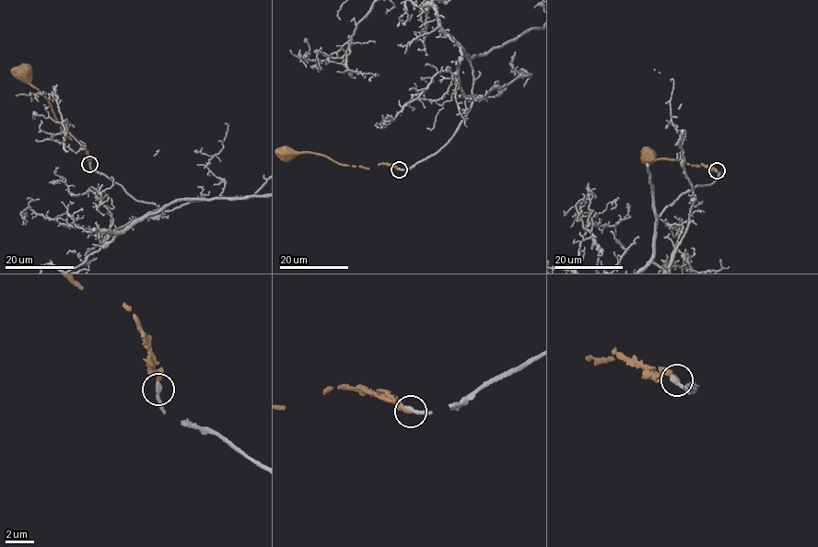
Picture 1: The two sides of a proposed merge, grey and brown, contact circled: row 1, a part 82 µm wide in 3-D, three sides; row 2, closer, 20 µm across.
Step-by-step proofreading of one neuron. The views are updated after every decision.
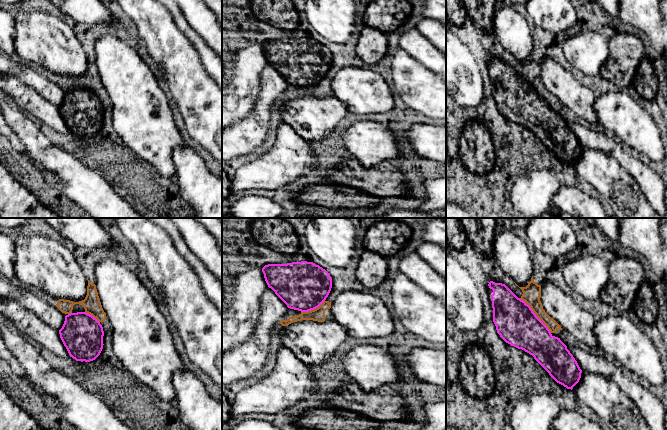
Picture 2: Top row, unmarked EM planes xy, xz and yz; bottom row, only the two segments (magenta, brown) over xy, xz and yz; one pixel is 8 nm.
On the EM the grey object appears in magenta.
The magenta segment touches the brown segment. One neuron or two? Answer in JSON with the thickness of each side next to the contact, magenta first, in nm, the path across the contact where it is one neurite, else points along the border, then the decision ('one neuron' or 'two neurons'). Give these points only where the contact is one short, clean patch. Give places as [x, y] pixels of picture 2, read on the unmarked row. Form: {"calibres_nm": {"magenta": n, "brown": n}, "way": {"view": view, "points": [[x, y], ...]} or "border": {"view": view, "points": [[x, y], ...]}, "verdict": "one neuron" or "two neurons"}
{"calibres_nm": {"magenta": 340, "brown": 150}, "verdict": "one neuron"}

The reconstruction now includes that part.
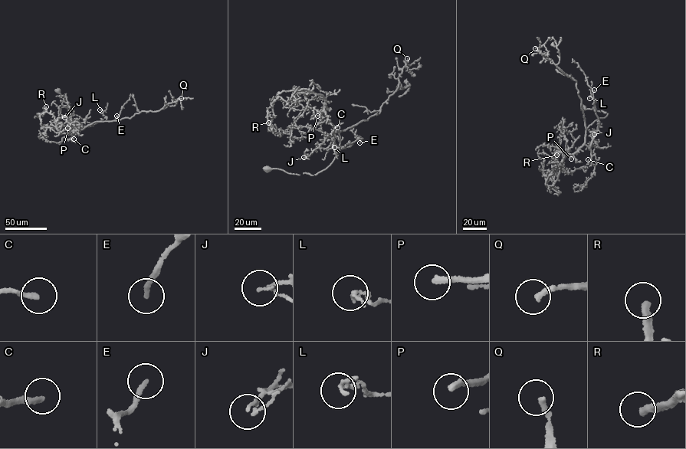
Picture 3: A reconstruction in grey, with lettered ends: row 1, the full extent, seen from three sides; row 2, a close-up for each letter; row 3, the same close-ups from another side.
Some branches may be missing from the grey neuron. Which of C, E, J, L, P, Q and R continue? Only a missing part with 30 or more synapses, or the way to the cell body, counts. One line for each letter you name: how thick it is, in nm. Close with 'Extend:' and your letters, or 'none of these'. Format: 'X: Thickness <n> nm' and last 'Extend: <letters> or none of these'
P: Thickness 240 nm
Q: Thickness 240 nm
R: Thickness 320 nm
Extend: P, Q, R

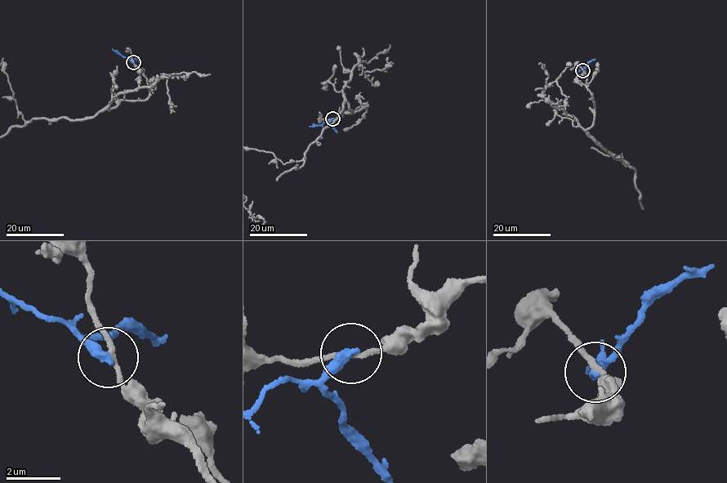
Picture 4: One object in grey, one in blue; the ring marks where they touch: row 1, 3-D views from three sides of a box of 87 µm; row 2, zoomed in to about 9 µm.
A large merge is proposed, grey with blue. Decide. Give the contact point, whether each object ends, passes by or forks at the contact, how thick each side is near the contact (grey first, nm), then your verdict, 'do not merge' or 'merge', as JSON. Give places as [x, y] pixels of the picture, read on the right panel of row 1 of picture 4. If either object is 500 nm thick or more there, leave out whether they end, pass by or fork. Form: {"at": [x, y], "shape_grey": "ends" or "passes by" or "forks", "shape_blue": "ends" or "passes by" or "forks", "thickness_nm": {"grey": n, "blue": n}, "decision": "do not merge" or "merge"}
{"at": [582, 70], "shape_grey": "passes by", "shape_blue": "ends", "thickness_nm": {"grey": 180, "blue": 400}, "decision": "do not merge"}

